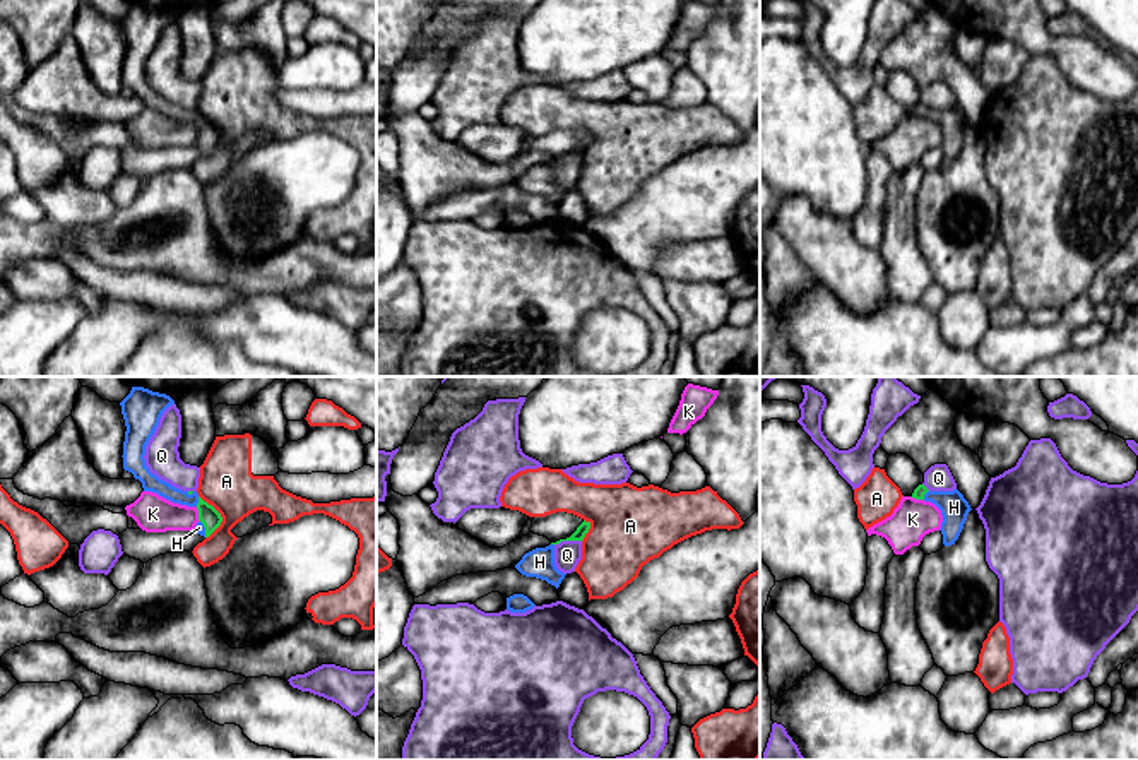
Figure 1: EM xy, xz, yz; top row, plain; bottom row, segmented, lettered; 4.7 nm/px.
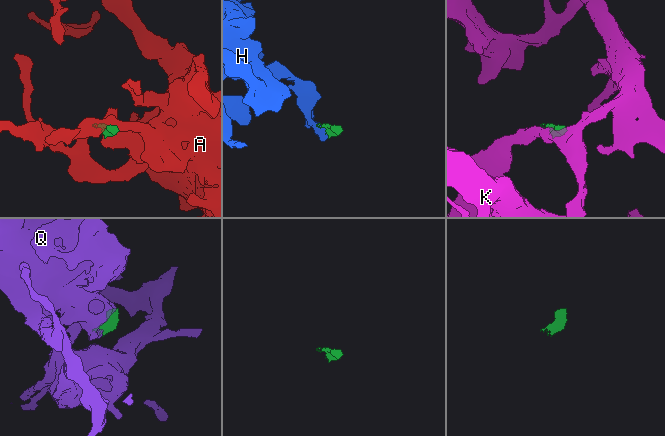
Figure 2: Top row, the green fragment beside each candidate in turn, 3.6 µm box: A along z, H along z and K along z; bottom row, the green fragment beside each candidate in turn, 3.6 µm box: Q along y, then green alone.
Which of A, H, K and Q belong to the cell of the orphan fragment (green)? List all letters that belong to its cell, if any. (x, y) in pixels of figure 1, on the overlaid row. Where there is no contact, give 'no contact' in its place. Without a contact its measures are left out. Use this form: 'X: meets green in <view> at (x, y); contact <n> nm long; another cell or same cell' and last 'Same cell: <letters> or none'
A: meets green in xy at (219, 516); contact 220 nm long; another cell
H: meets green in xy at (199, 502); contact 50 nm long; same cell
K: meets green in xy at (199, 514); contact 80 nm long; another cell
Q: meets green in xz at (567, 540); contact 130 nm long; another cell
Same cell: H

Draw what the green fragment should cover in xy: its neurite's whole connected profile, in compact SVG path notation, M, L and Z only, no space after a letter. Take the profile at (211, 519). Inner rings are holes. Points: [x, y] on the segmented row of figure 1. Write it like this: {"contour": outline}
{"contour": "M132 387L130 394L120 402L127 426L122 455L123 469L142 483L144 491L157 493L173 503L195 507L199 510L199 522L193 531L209 537L221 525L221 514L204 502L197 491L178 490L159 479L145 466L145 447L154 435L163 413L173 404L175 401L169 395L144 387Z"}

